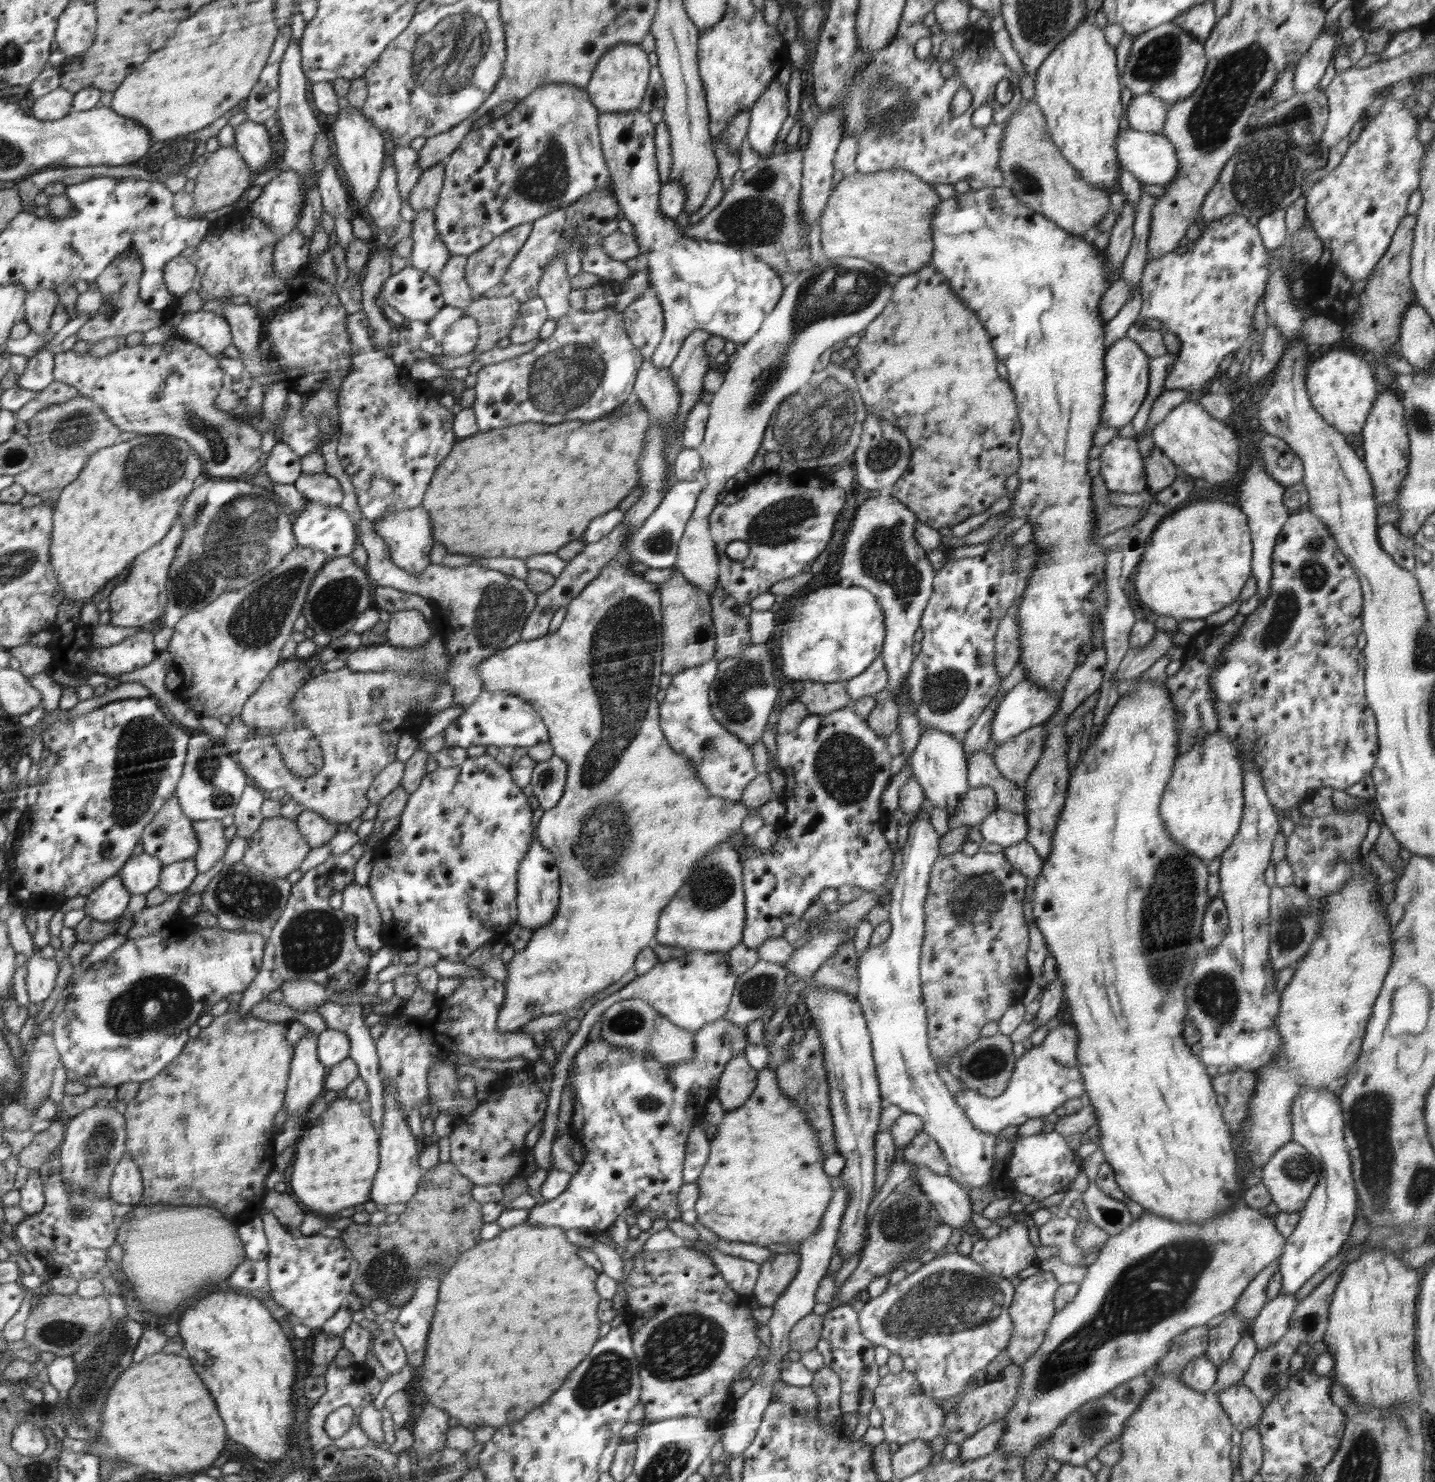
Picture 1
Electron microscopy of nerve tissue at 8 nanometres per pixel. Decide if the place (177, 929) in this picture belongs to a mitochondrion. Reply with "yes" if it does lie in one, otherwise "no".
no

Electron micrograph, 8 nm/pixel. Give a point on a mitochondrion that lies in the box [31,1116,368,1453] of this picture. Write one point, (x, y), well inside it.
(101, 1358)

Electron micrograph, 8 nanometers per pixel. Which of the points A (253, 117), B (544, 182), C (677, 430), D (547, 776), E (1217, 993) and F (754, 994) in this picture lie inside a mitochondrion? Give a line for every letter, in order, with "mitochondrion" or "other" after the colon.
A: other
B: mitochondrion
C: other
D: mitochondrion
E: mitochondrion
F: mitochondrion

